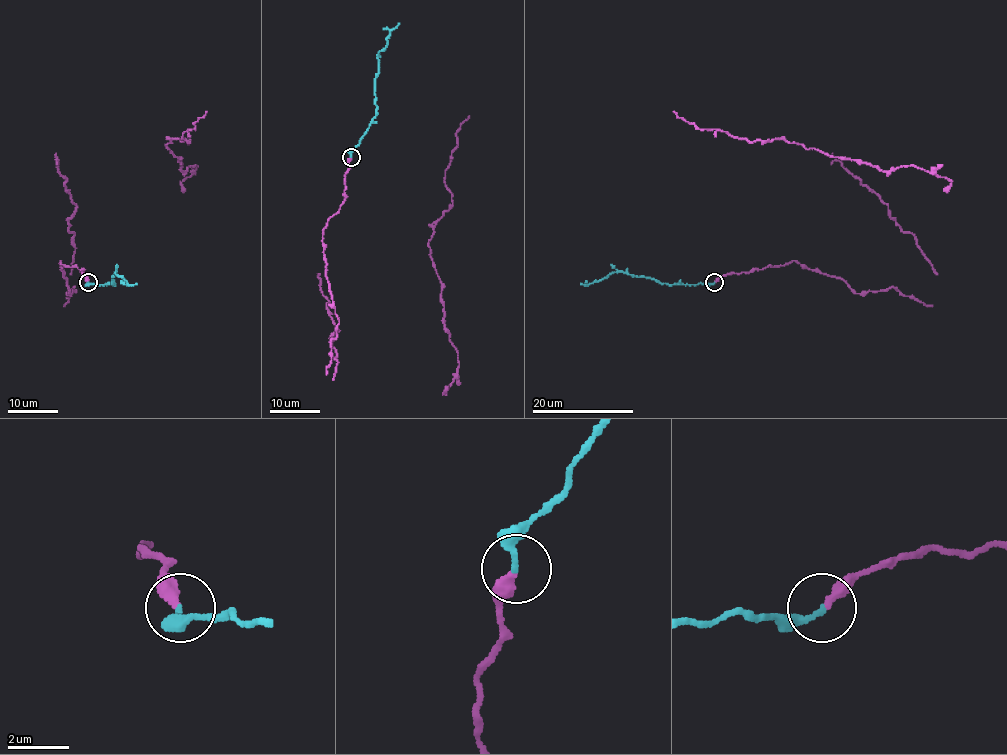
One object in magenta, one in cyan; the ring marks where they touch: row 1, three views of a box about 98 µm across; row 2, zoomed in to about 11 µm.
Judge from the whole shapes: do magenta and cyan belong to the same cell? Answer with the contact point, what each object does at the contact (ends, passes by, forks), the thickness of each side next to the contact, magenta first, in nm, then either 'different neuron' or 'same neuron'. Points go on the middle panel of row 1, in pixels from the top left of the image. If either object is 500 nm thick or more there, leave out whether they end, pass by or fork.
(351, 157) | magenta ends | cyan ends | 360/200 nm | same neuron

